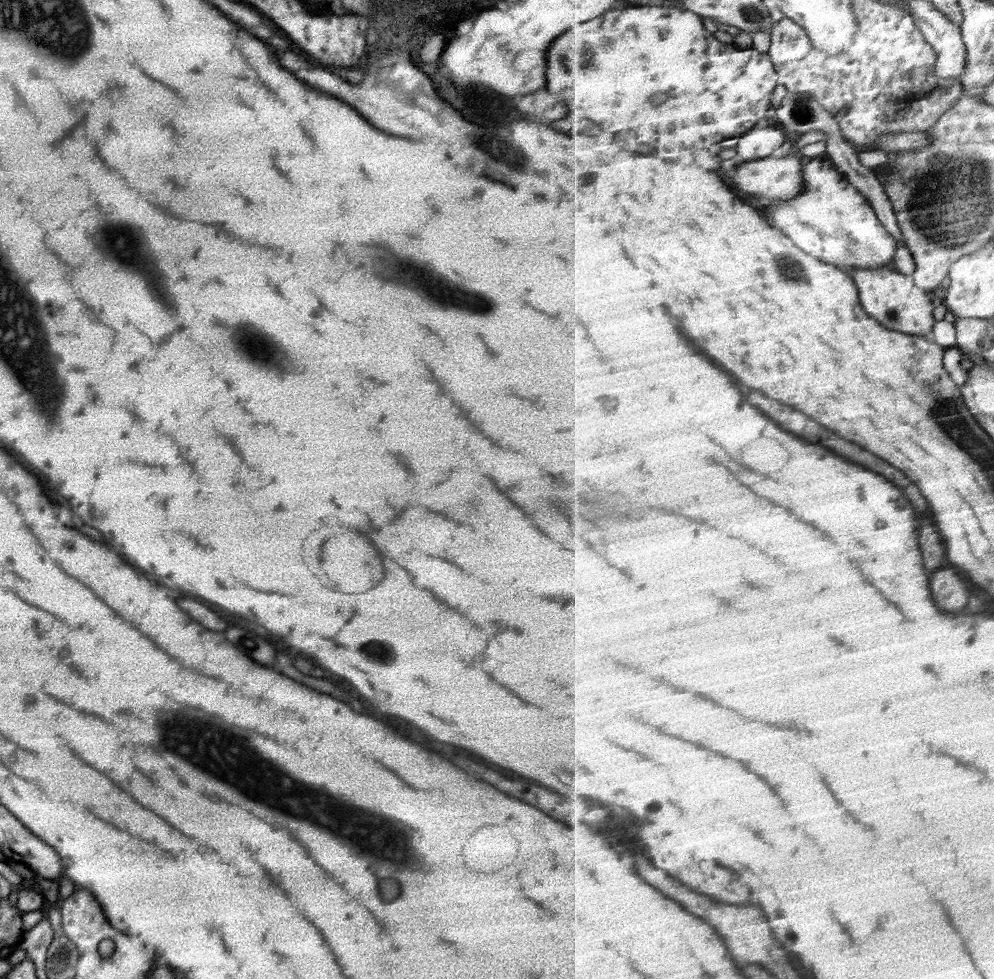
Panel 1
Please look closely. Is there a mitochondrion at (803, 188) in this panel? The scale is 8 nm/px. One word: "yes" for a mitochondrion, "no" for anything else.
no

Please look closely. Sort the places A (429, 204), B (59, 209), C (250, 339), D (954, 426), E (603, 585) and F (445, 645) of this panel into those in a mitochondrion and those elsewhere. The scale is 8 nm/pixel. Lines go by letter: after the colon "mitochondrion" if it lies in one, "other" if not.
A: other
B: other
C: mitochondrion
D: mitochondrion
E: other
F: other

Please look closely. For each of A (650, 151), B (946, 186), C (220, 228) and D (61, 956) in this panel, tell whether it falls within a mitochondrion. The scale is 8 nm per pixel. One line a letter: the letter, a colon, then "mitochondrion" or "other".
A: other
B: mitochondrion
C: other
D: mitochondrion

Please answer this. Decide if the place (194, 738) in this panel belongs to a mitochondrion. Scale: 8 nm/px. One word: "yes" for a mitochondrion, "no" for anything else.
yes

